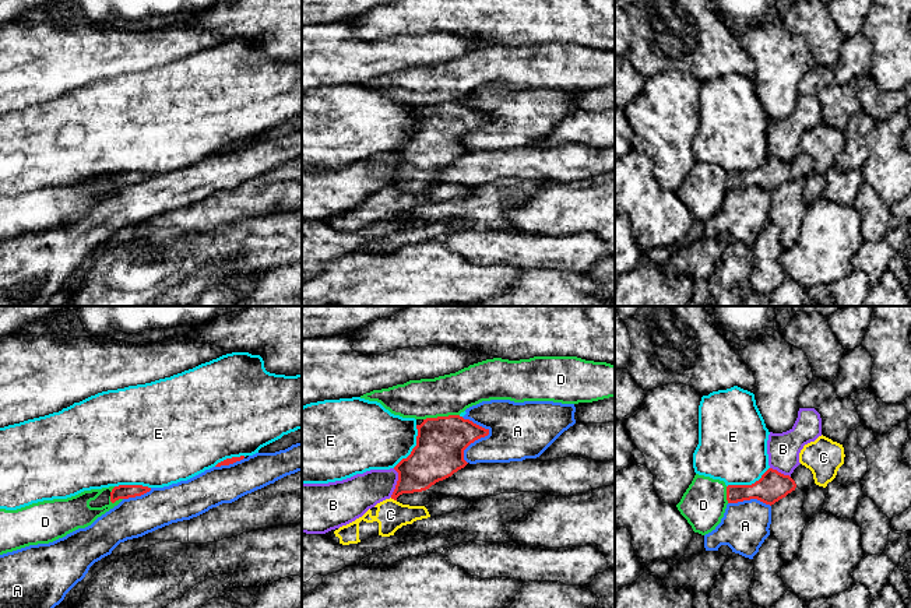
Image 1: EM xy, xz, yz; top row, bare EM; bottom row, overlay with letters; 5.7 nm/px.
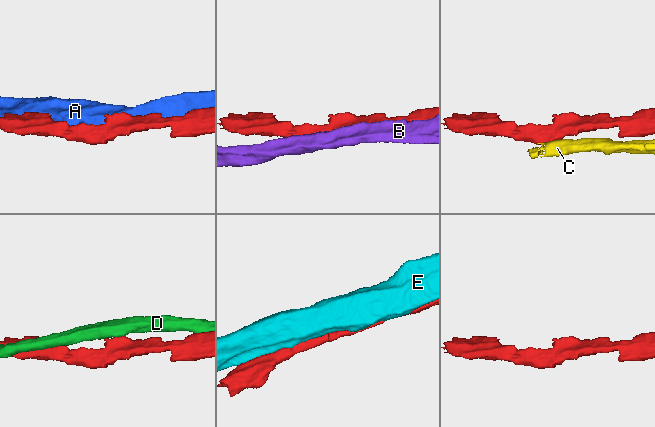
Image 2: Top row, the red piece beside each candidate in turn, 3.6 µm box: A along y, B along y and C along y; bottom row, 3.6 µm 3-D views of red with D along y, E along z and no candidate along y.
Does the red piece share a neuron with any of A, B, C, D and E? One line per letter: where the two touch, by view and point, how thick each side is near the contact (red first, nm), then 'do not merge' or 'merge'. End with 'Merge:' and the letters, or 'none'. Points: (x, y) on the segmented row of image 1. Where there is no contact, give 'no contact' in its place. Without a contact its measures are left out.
A: contact xz (484, 436); calibres 280 and 340 nm; do not merge
B: contact xz (397, 482); calibres 260 and 220 nm; do not merge
C: contact xz (393, 498); calibres 220 and 170 nm; do not merge
D: contact xz (440, 417); calibres 280 and 240 nm; do not merge
E: contact xz (414, 447); calibres 280 and 360 nm; do not merge
Merge: none

